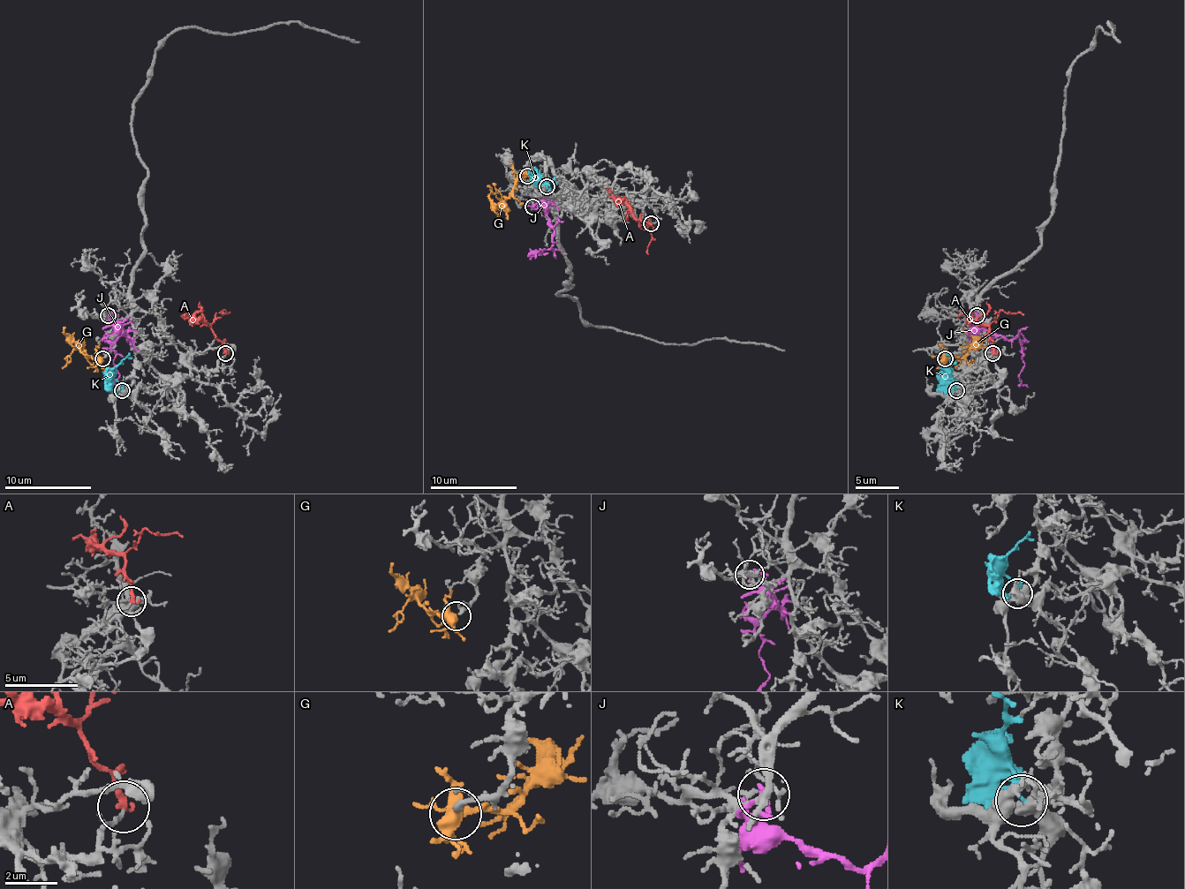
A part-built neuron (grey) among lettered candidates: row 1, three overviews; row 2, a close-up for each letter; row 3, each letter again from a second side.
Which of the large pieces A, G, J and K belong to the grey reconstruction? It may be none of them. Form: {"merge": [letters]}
{"merge": ["A", "G"]}

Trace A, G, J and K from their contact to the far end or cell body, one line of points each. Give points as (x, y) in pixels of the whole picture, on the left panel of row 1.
A: (226, 353), (211, 325), (223, 310), (223, 314)
G: (101, 357), (88, 357), (63, 327)
J: (109, 314), (128, 336), (128, 341), (121, 336), (110, 347), (115, 353), (112, 365), (119, 375), (110, 386)
K: (121, 390), (115, 378), (115, 369), (124, 360), (132, 357)

